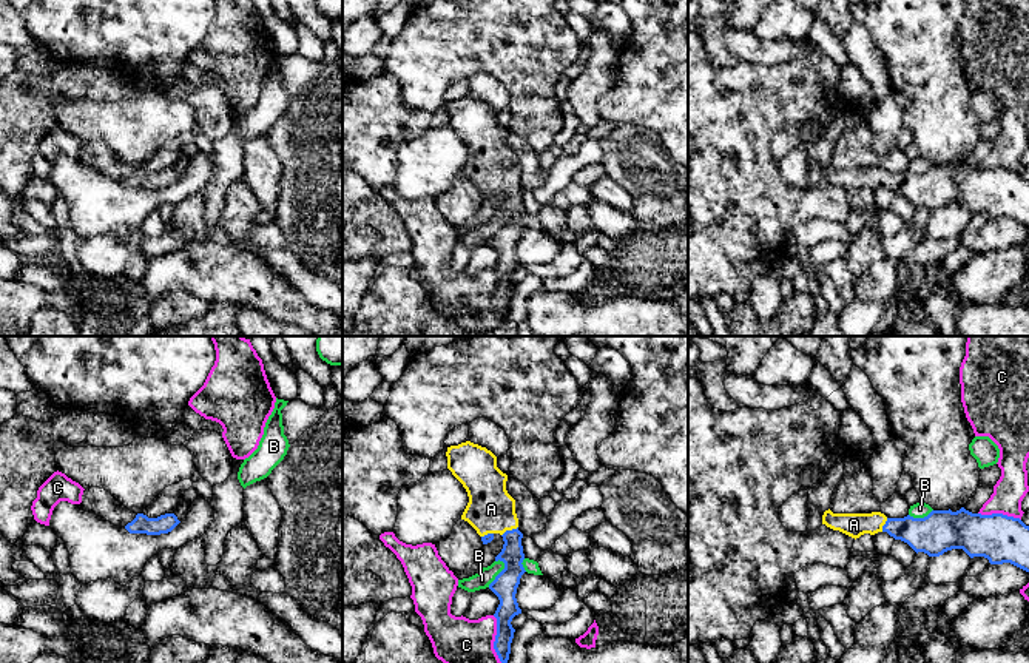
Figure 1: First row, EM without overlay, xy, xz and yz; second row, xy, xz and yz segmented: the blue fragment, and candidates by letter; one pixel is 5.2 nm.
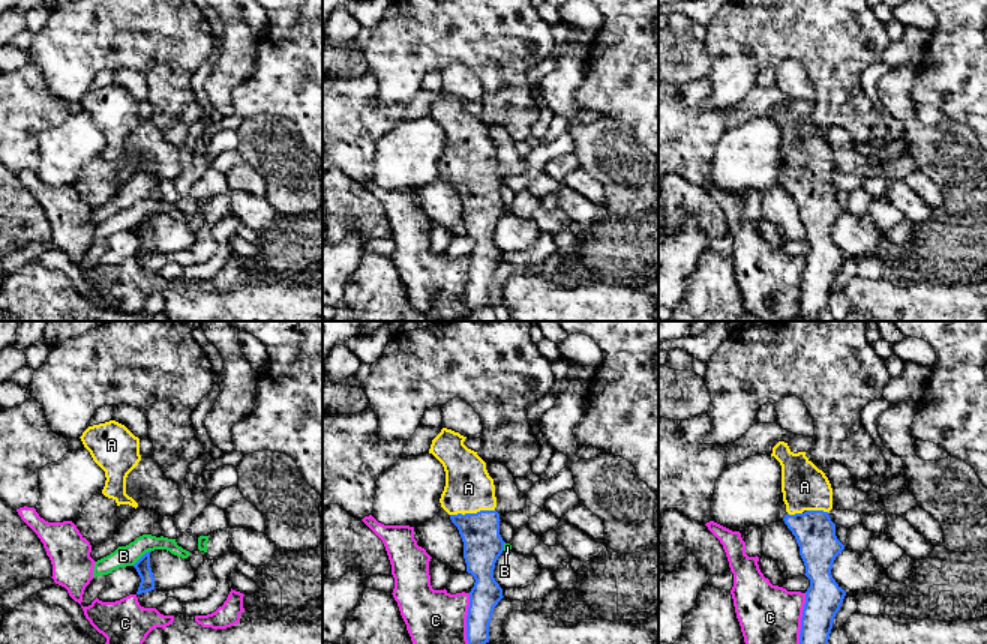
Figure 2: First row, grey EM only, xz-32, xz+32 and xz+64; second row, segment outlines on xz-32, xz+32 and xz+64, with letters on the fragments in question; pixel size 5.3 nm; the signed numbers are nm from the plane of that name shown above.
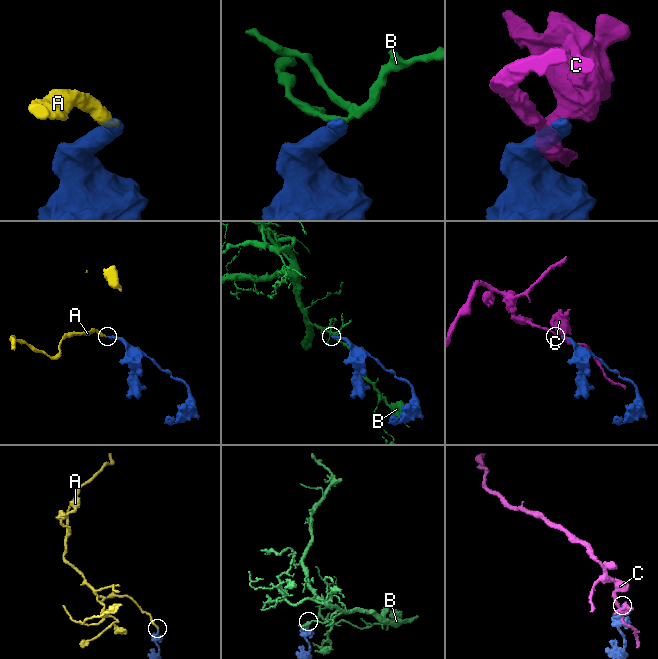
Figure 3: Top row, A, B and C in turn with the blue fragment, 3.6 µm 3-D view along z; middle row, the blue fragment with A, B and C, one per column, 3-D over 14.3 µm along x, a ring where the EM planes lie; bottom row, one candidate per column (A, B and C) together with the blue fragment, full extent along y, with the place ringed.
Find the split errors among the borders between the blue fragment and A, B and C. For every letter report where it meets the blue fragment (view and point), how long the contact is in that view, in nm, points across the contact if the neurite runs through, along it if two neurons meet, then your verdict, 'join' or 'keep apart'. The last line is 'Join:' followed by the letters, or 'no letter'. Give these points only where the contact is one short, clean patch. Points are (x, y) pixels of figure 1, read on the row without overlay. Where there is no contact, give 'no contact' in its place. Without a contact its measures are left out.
A: meets blue in xz at (509, 185); contact 100 nm long; runs through xz (512, 210), (509, 185), (491, 164); join
B: meets blue in xz at (500, 227); contact 160 nm long; border along xz (499, 213), (503, 218), (503, 224), (488, 241); keep apart
C: meets blue in xz at (495, 295); contact 280 nm long; keep apart
Join: A

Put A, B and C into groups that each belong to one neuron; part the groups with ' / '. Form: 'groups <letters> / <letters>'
groups A / B / C

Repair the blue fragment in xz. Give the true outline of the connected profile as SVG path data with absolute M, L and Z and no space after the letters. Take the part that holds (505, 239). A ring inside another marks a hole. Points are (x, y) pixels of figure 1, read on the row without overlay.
M471 96L447 102L447 123L463 139L469 157L461 170L477 188L483 199L494 194L495 188L503 191L503 204L495 216L503 216L504 224L489 239L498 251L500 259L494 268L497 273L497 290L494 304L504 321L509 315L511 298L515 284L511 276L521 268L515 248L523 222L523 188L518 185L515 154L506 145L508 130L497 122L497 111Z

